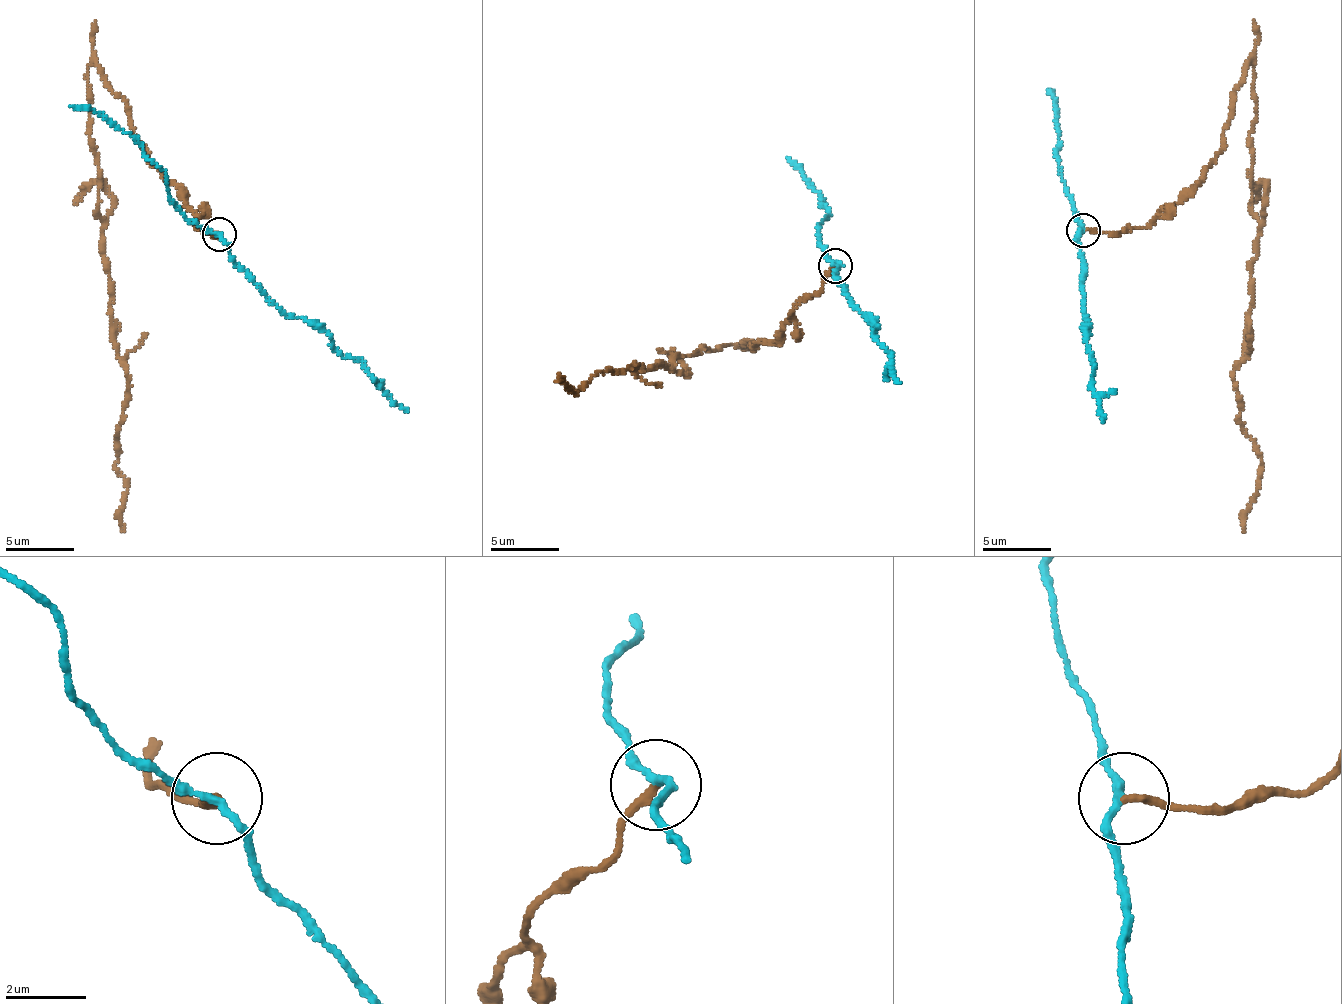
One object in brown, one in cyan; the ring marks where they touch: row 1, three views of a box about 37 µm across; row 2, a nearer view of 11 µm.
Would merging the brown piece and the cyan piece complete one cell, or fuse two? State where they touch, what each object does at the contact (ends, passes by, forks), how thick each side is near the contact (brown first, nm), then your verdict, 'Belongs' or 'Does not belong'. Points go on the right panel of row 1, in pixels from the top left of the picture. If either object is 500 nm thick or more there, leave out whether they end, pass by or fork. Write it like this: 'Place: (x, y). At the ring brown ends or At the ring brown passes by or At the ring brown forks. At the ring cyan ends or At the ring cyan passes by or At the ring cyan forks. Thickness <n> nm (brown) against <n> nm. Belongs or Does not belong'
Place: (1083, 230). At the ring brown ends. At the ring cyan passes by. Thickness 190 nm (brown) against 160 nm. Does not belong

